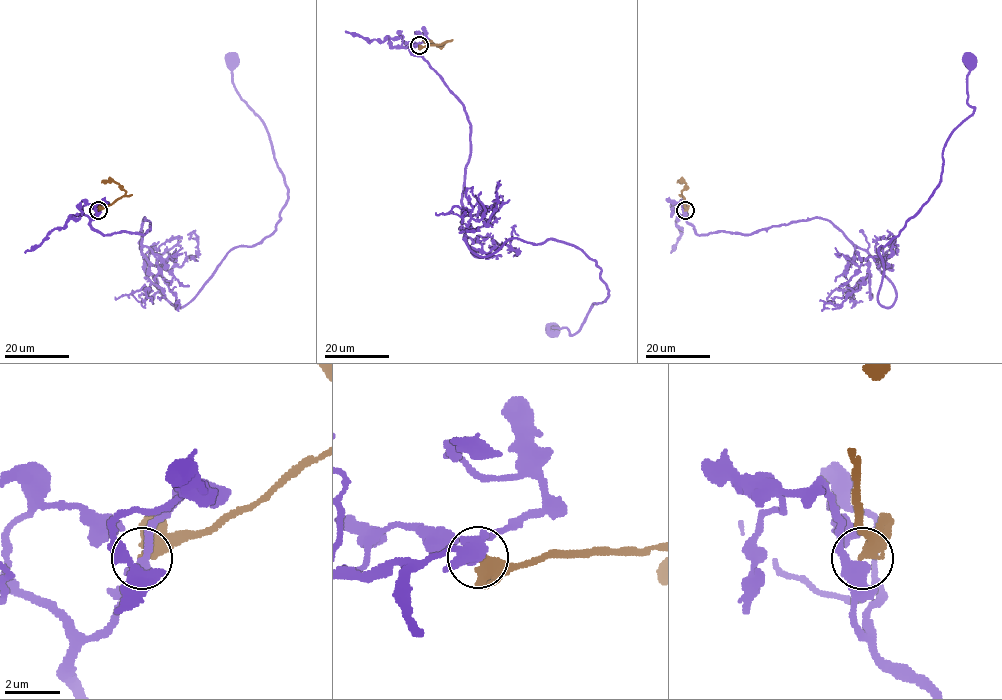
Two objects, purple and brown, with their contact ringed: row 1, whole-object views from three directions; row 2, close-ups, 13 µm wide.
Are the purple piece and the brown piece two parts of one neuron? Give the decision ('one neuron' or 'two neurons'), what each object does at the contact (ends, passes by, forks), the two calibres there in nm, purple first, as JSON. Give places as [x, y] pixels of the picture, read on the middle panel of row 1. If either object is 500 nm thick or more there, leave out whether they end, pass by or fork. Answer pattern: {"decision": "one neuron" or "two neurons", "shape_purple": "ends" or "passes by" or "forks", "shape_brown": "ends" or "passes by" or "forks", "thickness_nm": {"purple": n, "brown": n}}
{"decision": "two neurons", "shape_purple": "passes by", "shape_brown": "ends", "thickness_nm": {"purple": 480, "brown": 480}}

